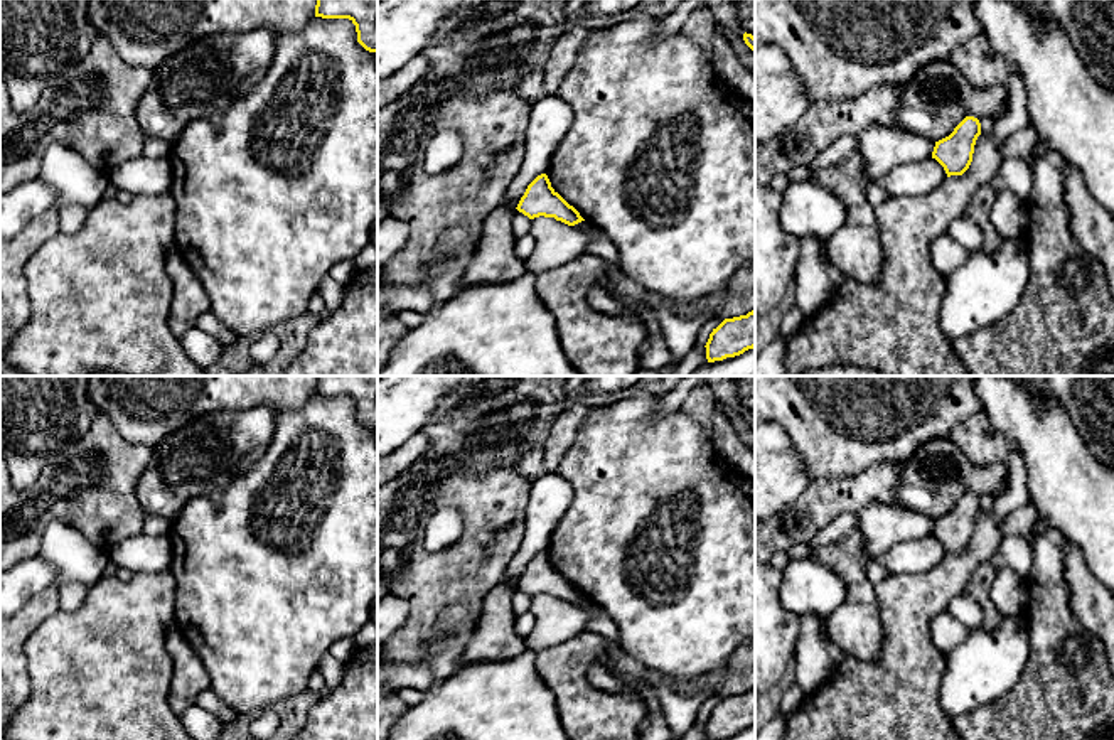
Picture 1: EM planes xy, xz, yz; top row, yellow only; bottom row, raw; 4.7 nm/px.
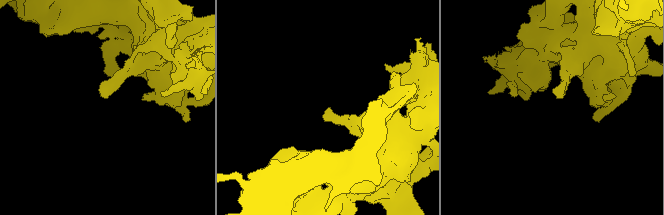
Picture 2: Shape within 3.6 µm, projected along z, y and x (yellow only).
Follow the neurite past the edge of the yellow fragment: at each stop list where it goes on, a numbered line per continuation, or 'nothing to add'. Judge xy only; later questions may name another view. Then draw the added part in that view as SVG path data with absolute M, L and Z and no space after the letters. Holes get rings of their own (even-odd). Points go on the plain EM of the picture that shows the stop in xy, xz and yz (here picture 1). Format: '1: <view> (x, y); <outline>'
nothing to add

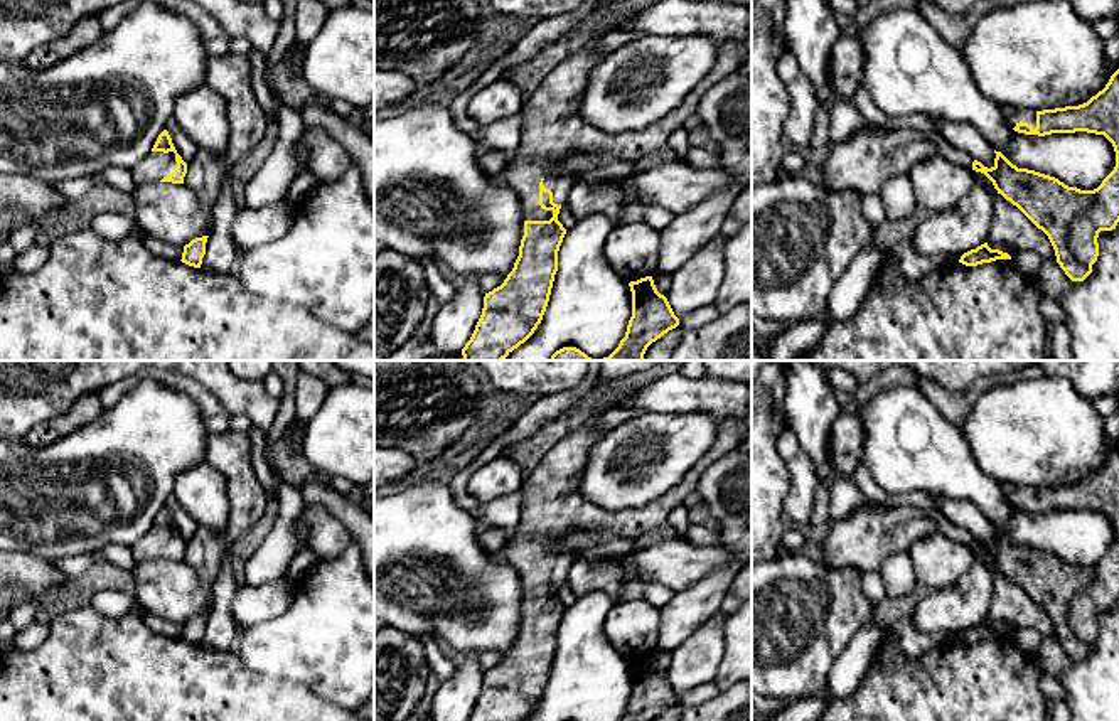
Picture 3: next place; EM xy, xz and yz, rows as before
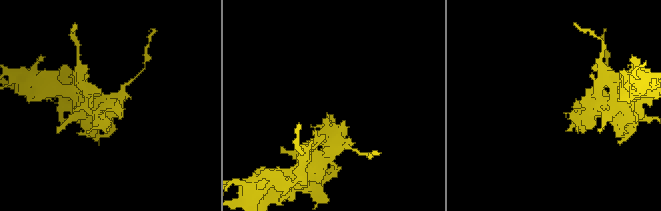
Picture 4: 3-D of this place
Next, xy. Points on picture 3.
1: xy (157, 543); M150 529L142 539L131 544L137 561L162 558L177 544L175 531Z

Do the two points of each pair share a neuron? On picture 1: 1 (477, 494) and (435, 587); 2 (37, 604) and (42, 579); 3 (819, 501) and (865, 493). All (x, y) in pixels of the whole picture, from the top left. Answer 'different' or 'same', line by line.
1: same
2: different
3: same

